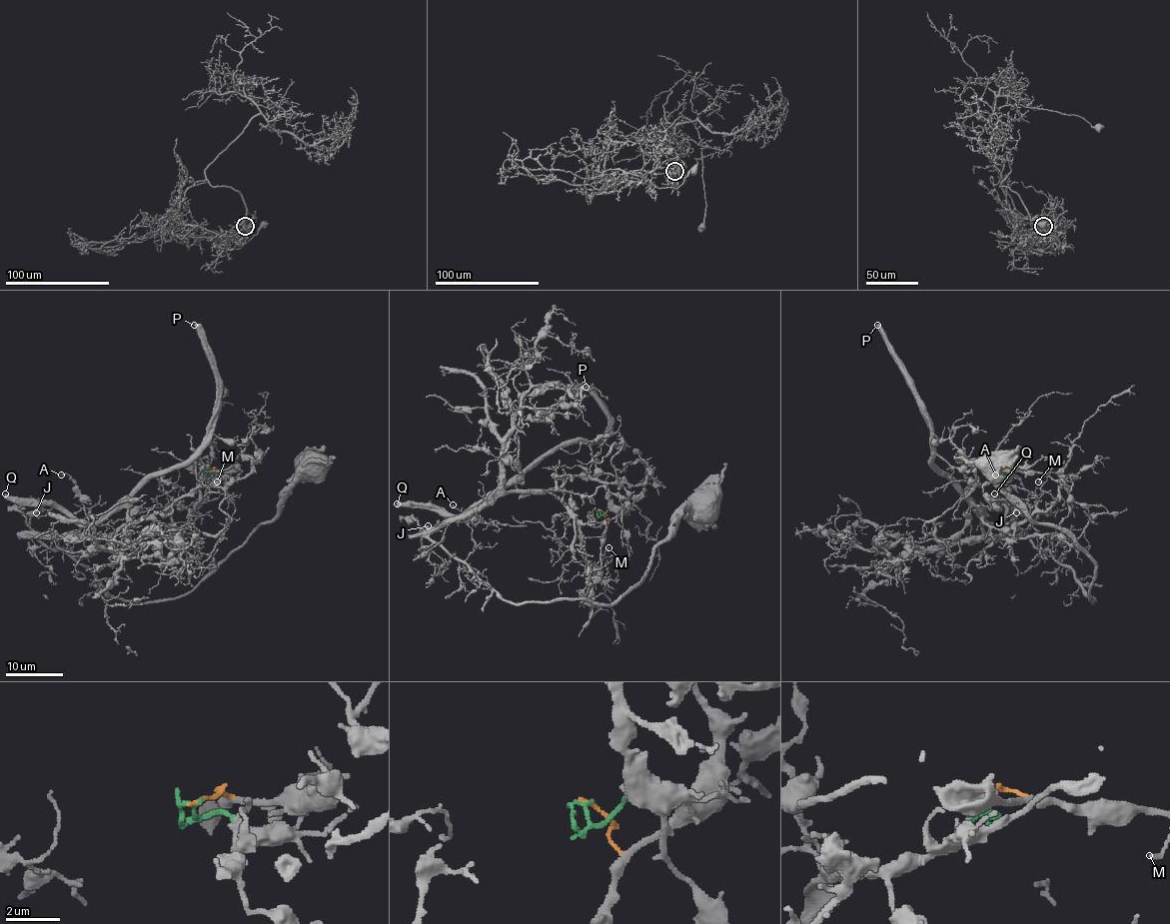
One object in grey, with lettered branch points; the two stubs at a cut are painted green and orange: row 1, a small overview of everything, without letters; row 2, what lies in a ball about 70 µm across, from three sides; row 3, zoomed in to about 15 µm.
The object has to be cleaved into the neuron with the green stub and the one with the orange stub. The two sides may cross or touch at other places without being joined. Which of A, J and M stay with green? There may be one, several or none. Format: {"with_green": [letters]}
{"with_green": ["A", "J"]}

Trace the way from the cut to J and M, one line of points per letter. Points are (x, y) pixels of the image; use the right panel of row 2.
J: (1001, 470), (967, 496), (988, 535), (1027, 529), (1030, 522), (1016, 512)
M: (1000, 470), (1006, 467), (1043, 473), (1044, 476), (1037, 481)

